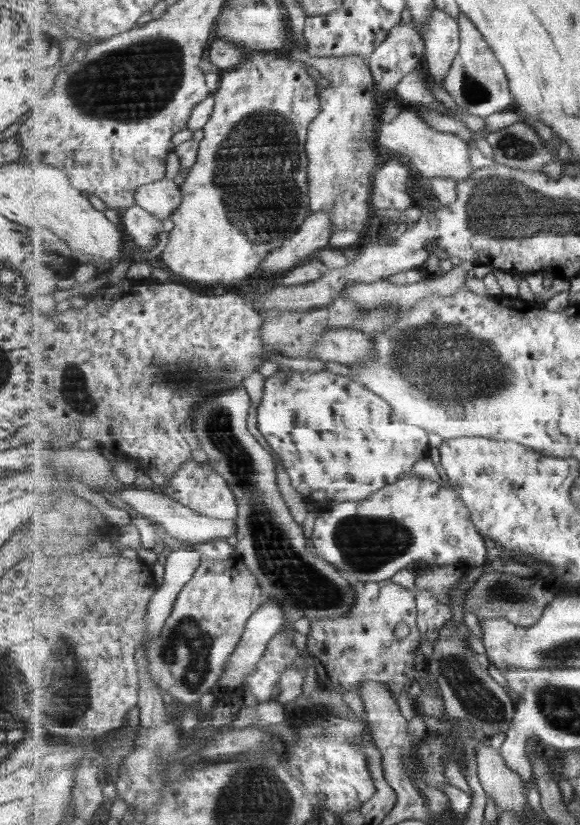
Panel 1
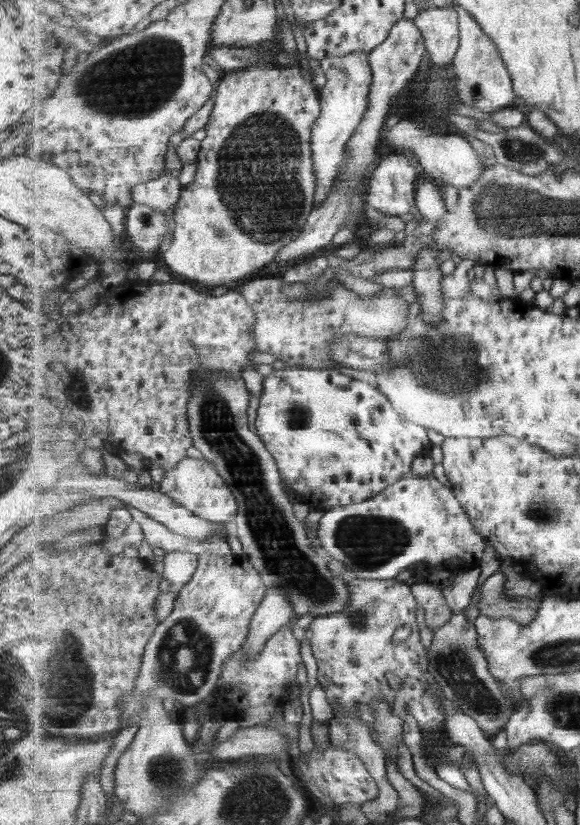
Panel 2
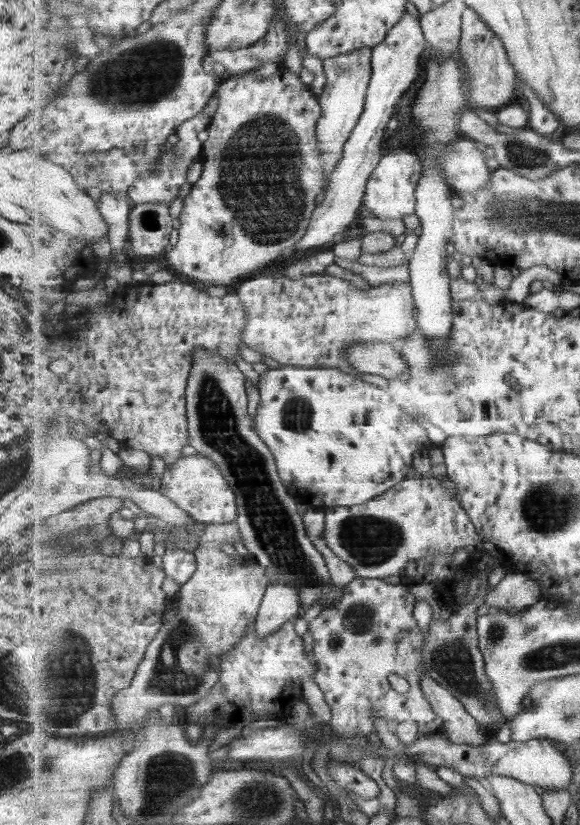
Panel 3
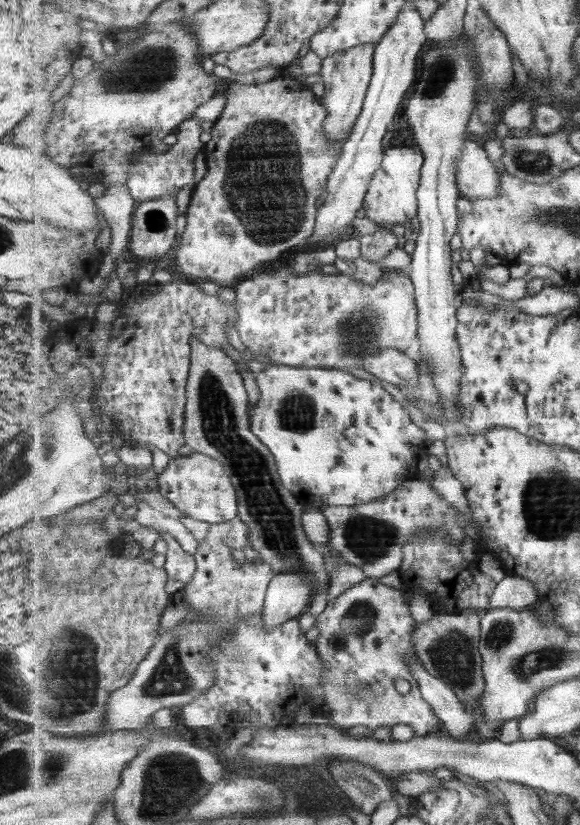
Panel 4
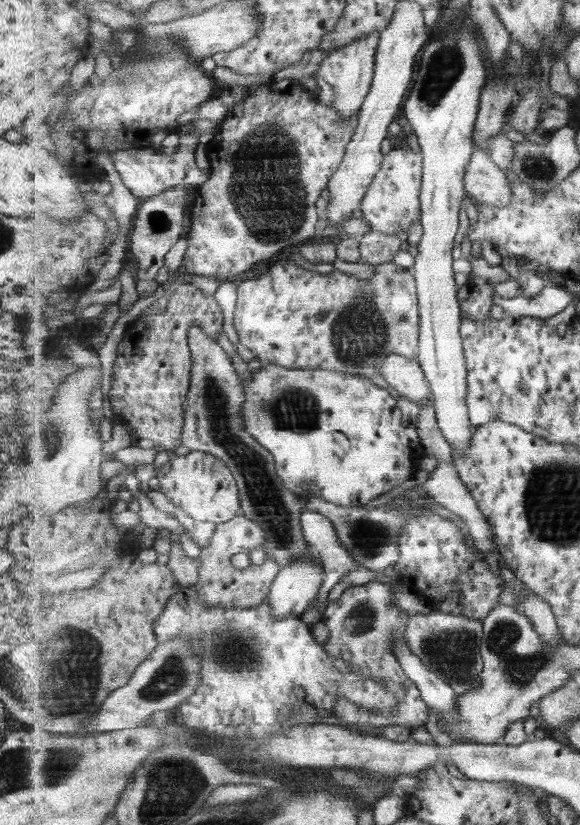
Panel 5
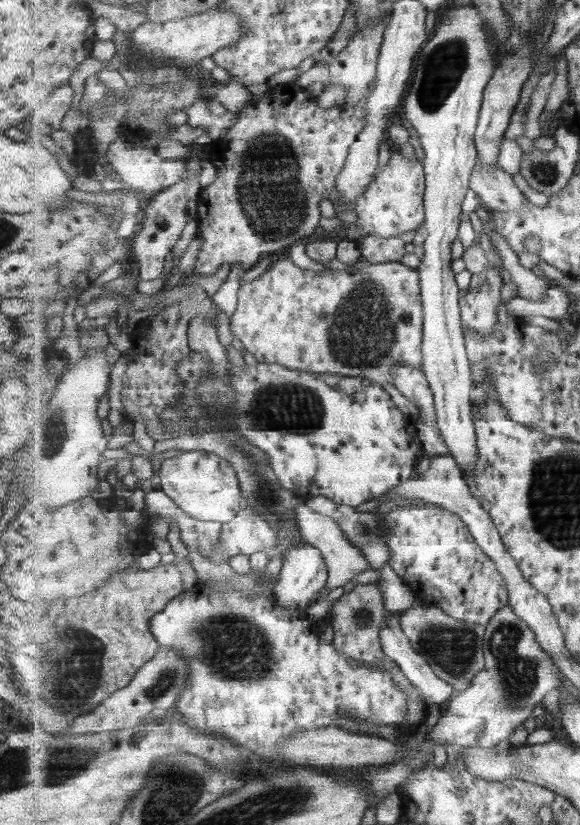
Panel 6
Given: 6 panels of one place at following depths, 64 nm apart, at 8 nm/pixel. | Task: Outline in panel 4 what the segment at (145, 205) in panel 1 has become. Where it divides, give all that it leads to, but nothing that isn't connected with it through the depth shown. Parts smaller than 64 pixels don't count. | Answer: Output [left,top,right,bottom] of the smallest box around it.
[128,119,205,204]

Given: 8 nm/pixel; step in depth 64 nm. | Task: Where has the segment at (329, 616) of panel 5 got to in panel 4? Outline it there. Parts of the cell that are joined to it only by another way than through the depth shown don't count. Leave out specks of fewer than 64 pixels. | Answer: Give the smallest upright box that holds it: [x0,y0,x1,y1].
[315,577,441,737]

